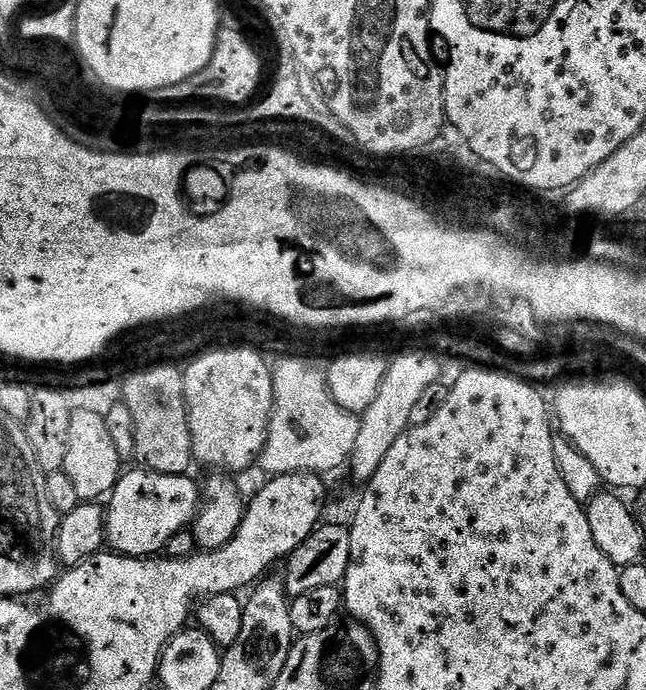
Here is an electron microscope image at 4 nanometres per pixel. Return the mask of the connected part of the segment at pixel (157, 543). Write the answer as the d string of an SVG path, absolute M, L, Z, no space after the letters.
M136 466L133 472L125 471L106 500L104 535L107 547L119 555L137 558L152 558L163 553L166 542L170 542L174 534L185 531L200 510L202 488L190 477L149 472L143 466Z

